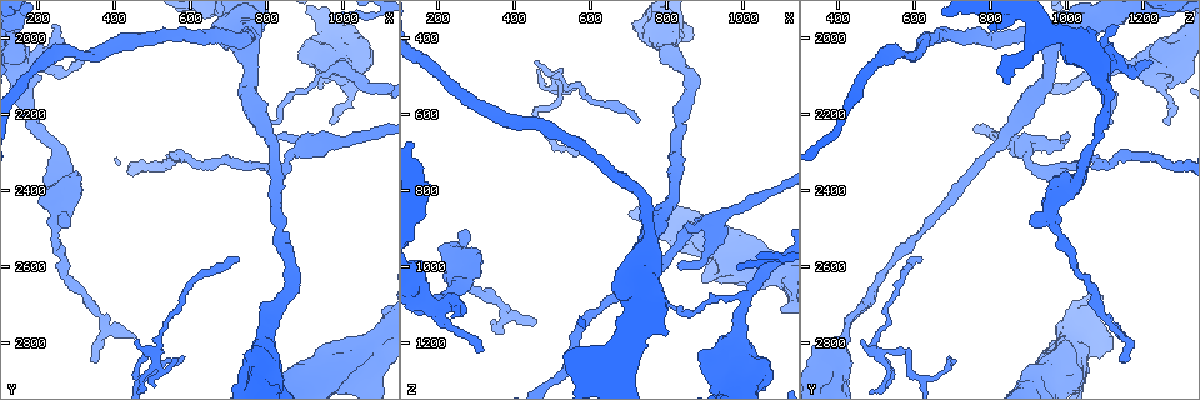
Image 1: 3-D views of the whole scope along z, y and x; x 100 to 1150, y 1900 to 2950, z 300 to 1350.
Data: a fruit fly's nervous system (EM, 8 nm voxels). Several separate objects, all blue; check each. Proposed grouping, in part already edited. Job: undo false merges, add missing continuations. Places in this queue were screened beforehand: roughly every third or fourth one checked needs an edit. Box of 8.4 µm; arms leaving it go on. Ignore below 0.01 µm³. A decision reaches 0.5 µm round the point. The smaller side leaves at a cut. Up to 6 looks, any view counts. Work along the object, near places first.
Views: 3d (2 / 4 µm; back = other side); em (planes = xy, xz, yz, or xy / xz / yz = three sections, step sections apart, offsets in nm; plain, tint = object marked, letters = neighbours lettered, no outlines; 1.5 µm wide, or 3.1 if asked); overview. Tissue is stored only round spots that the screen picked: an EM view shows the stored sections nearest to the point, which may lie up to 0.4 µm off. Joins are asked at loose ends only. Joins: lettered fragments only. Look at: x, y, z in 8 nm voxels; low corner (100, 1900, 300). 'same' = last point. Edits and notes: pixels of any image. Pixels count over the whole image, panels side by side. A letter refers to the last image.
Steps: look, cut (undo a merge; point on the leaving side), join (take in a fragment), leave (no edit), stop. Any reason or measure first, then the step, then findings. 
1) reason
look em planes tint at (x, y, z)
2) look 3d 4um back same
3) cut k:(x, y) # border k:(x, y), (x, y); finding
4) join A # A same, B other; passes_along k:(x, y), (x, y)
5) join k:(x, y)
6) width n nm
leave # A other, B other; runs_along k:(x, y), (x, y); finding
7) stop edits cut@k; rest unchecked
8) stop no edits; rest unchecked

free end
look 3d 2um at (785, 2725, 445)

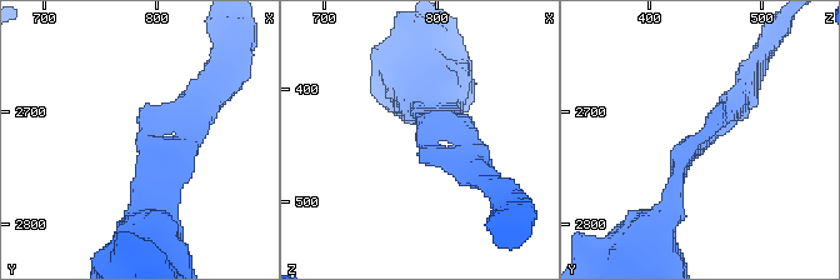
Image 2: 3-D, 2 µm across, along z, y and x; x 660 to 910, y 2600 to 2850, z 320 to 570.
shape alone is not enough
look em planes letters at (782, 2726, 446)

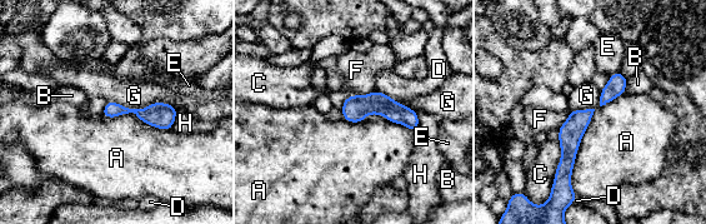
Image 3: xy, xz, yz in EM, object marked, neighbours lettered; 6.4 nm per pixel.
longest_contact A 550 nm
leave # A other, B other, C other, D other, E other, F other, G other, H other; runs_along 3:(345, 106), (386, 106), (415, 124); no lettered fragment goes on from it

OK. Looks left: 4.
tapers out
look em planes letters at (455, 2790, 1150)

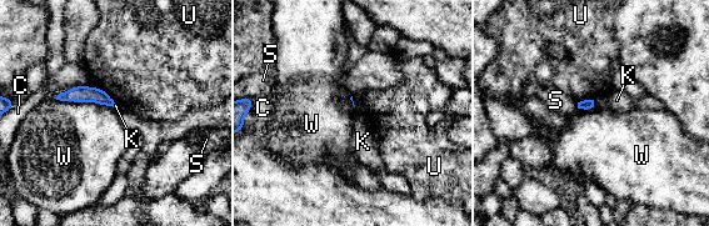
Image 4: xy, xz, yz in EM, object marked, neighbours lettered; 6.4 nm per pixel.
join K # C other, K same, S other, U other, W other; passes_along 4:(587, 104), (593, 104), (617, 100); the cell continues

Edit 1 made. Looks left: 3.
redraw
look overview

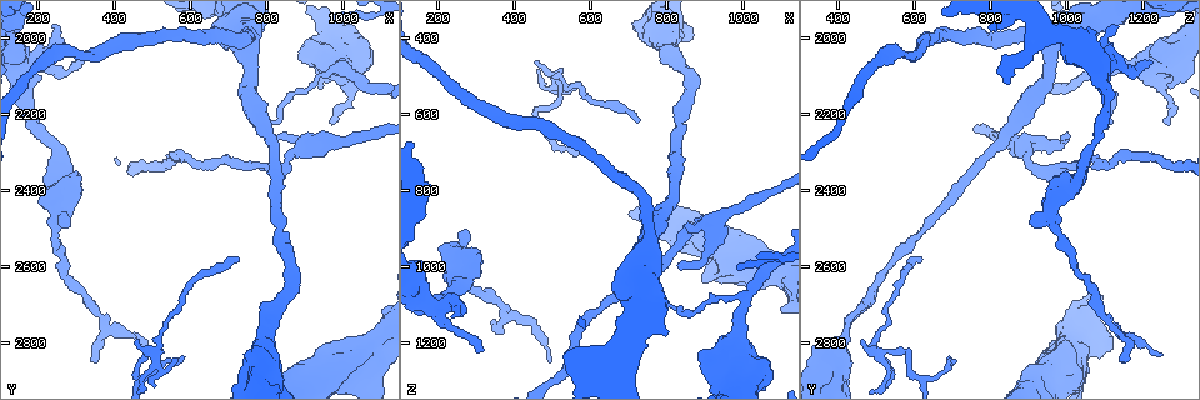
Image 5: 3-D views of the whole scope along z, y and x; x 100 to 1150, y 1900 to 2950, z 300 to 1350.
free end
look em planes letters at (950, 2135, 1280)

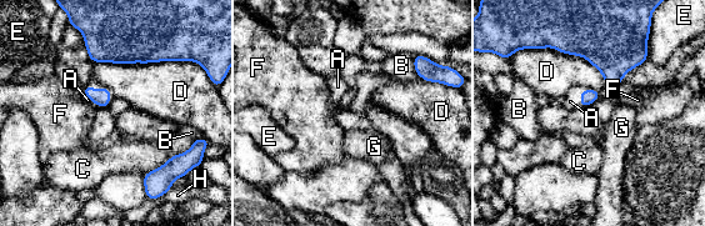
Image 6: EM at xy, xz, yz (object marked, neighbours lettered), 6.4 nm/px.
longest_contact D 550 nm
join A # A same, B other, C other, D other, E other, F other, G other, H other; the cell continues

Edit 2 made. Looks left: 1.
stop edits join@4, join@6; rest unchecked

